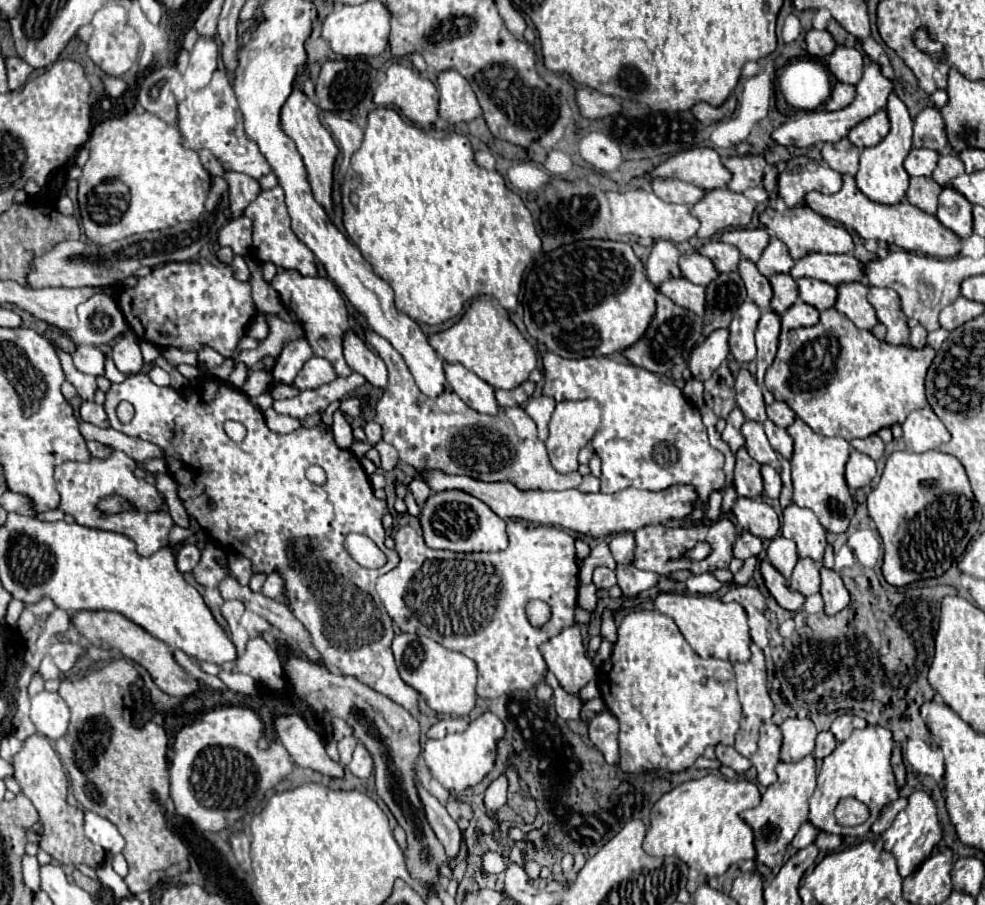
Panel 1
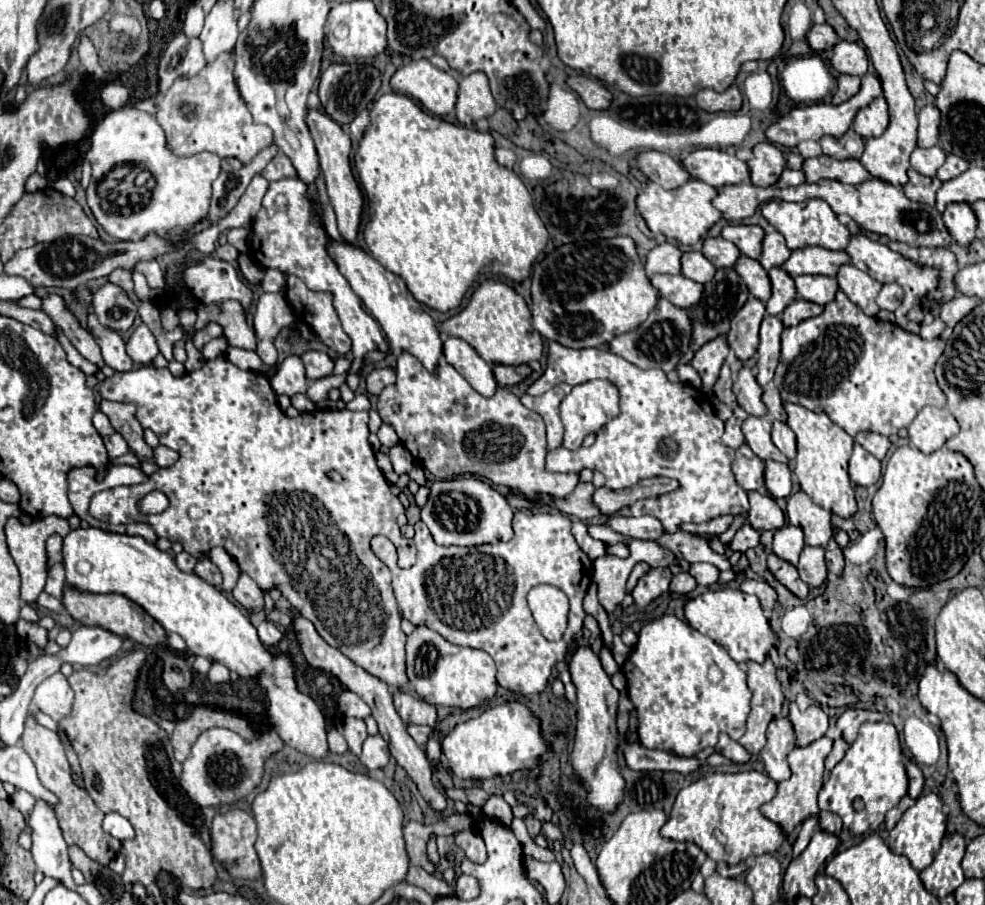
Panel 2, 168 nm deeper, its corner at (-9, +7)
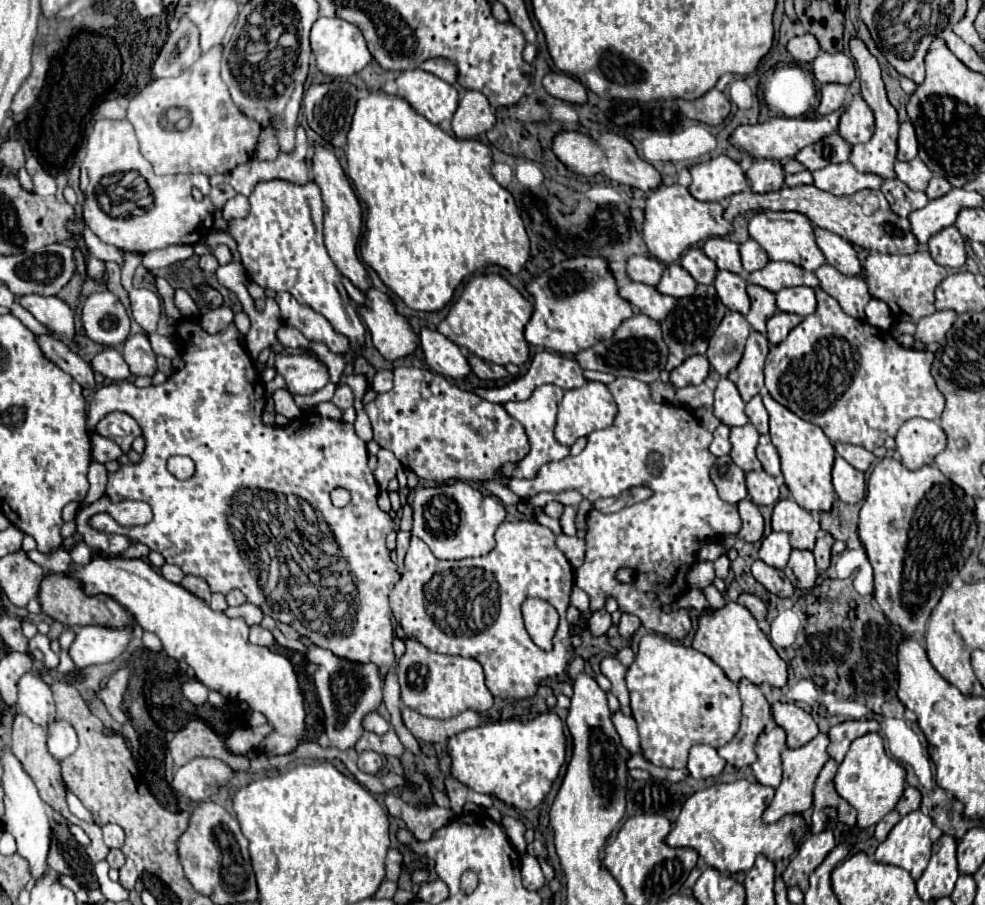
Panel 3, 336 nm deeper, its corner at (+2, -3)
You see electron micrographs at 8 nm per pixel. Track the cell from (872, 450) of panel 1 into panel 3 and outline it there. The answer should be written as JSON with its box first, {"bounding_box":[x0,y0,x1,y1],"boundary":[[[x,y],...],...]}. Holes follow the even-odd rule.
{"bounding_box":[835,444,875,472],"boundary":[[[835,444],[835,450],[837,450],[839,456],[843,456],[851,466],[855,466],[855,468],[861,470],[861,472],[865,472],[865,470],[873,464],[873,460],[875,460],[873,452],[865,450],[863,446],[853,446],[853,444]]]}

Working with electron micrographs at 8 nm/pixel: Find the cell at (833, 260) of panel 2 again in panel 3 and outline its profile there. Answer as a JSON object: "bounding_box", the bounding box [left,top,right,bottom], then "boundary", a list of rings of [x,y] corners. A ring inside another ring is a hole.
{"bounding_box":[747,262,819,292],"boundary":[[[769,262],[763,270],[757,270],[757,274],[749,274],[747,282],[759,284],[771,292],[779,292],[789,286],[819,286],[819,278],[813,272],[793,262]]]}

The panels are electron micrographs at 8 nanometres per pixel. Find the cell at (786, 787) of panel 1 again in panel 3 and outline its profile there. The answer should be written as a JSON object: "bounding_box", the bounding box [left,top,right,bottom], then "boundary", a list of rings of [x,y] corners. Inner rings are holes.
{"bounding_box":[763,734,829,824],"boundary":[[[817,734],[805,746],[795,748],[795,750],[787,748],[783,752],[783,756],[781,756],[781,760],[783,760],[783,782],[779,784],[779,788],[775,790],[775,798],[771,800],[771,804],[767,806],[767,810],[763,812],[763,822],[765,824],[775,824],[785,814],[803,814],[807,808],[811,808],[815,778],[821,772],[823,764],[829,760],[827,746],[829,746],[827,734]]]}

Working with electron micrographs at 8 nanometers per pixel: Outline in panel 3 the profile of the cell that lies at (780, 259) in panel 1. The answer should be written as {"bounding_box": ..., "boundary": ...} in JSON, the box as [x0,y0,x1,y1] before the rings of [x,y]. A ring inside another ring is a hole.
{"bounding_box":[739,240,769,272],"boundary":[[[747,240],[739,246],[741,250],[741,260],[743,260],[743,268],[745,272],[755,272],[755,270],[761,270],[767,262],[769,262],[769,256],[765,254],[765,250],[761,248],[759,242],[755,240]]]}

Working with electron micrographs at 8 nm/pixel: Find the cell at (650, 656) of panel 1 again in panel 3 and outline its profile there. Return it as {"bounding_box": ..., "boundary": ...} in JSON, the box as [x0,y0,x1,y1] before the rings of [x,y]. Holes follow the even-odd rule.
{"bounding_box":[625,634,741,768],"boundary":[[[645,634],[639,642],[639,652],[635,656],[635,662],[629,666],[625,680],[631,696],[633,718],[639,728],[643,756],[655,766],[685,768],[691,746],[709,744],[713,748],[721,748],[739,730],[741,698],[737,686],[709,656],[691,646],[683,646],[661,634]]]}

